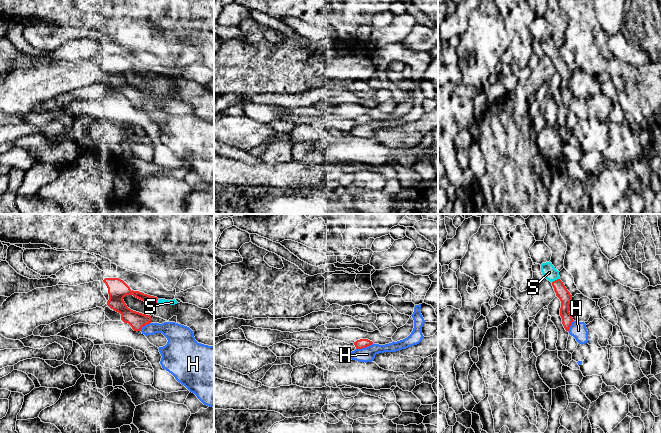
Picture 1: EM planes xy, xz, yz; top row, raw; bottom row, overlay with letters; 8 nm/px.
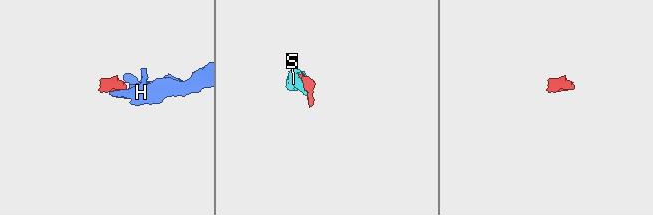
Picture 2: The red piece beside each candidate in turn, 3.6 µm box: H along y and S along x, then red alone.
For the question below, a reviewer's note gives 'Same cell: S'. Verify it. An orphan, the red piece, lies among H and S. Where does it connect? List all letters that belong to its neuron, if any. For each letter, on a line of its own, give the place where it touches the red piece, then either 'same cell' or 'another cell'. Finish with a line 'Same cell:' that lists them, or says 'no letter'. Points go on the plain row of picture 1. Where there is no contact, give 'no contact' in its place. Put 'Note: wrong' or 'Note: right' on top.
Note: right
H: xz (364, 123) | another cell
S: yz (555, 56) | same cell
Same cell: S

